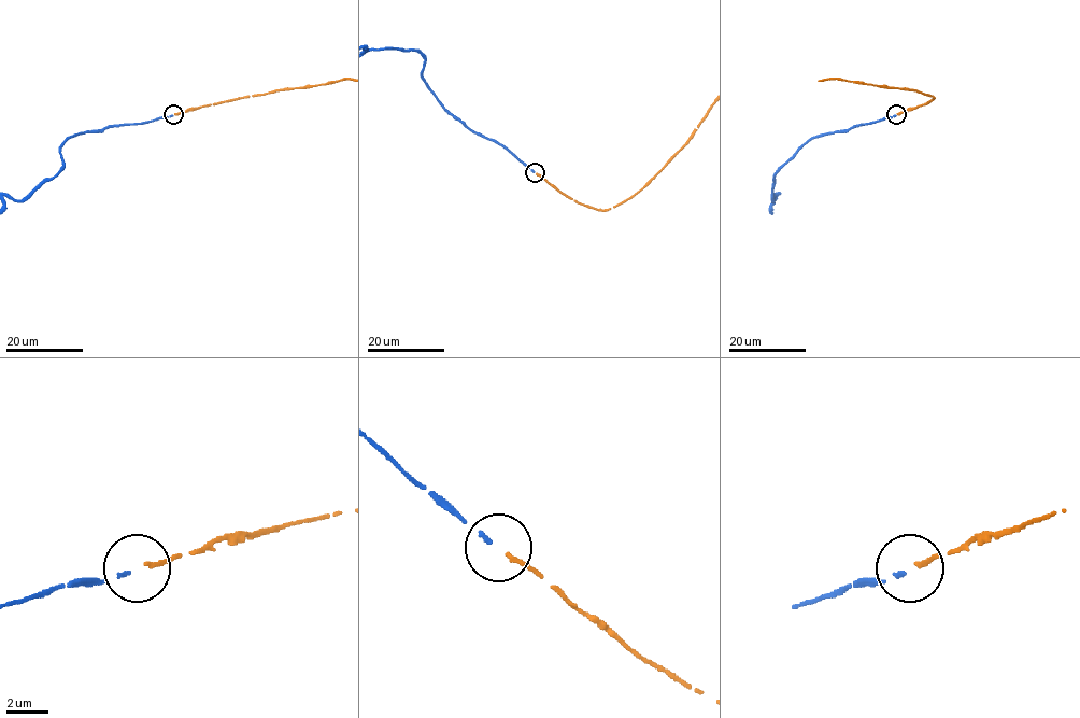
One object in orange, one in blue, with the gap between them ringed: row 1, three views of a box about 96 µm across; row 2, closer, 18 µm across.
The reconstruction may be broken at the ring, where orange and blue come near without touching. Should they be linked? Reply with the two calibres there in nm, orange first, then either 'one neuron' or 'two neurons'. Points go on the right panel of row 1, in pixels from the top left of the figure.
200 nm thick on the orange side, 140 nm on the other; one neuron

